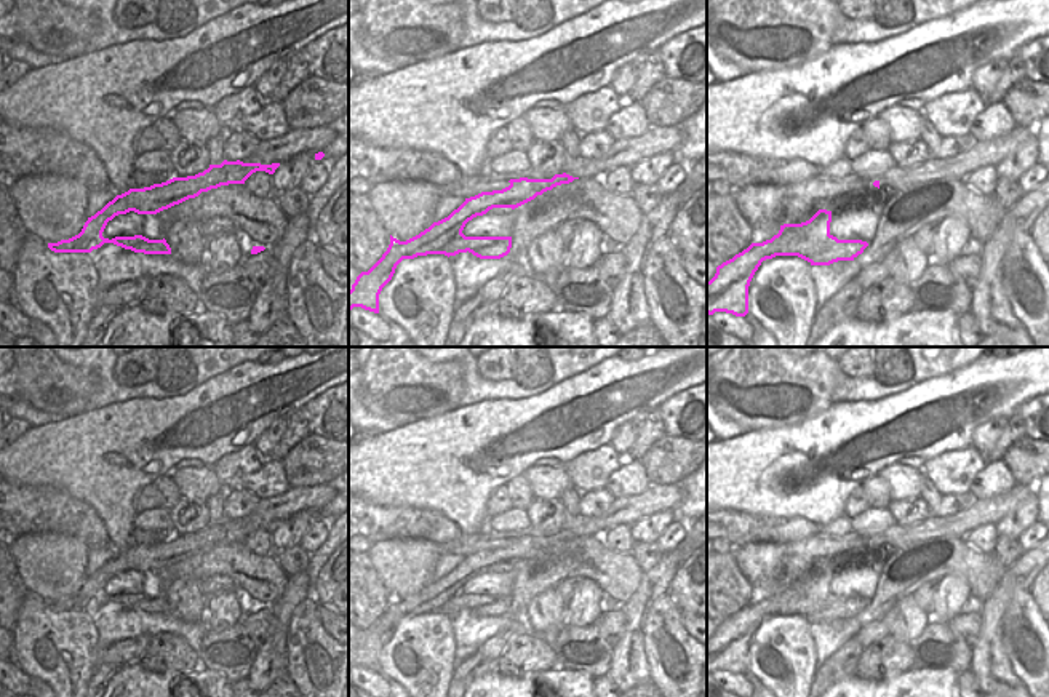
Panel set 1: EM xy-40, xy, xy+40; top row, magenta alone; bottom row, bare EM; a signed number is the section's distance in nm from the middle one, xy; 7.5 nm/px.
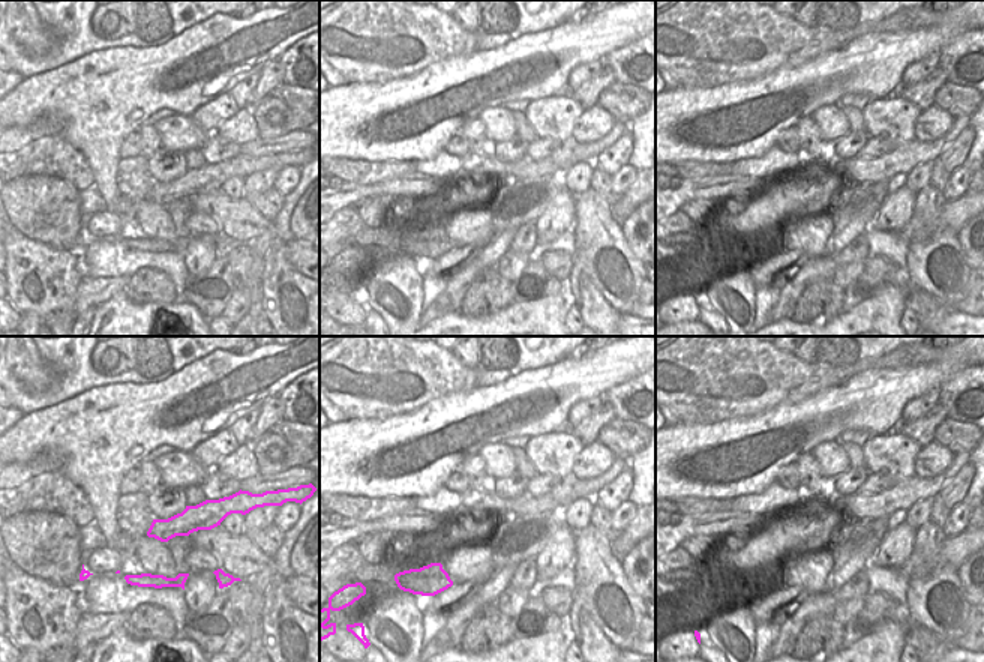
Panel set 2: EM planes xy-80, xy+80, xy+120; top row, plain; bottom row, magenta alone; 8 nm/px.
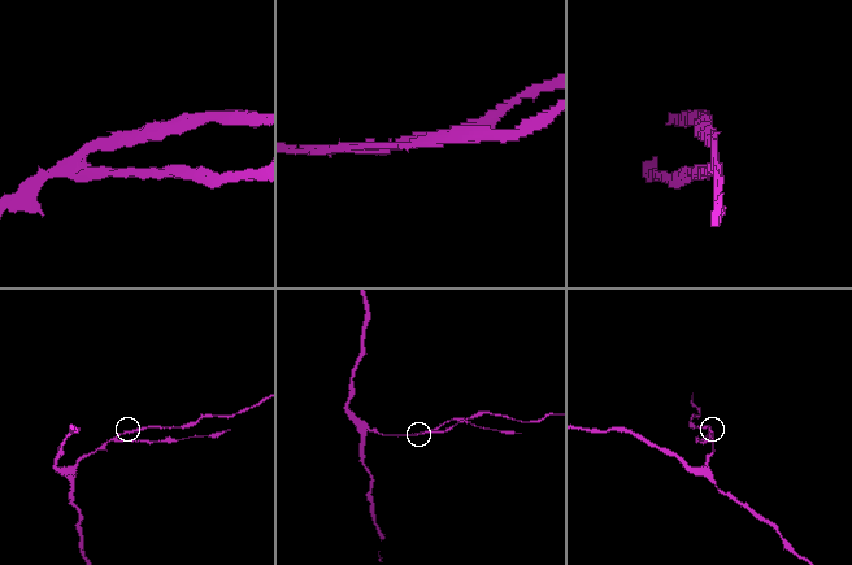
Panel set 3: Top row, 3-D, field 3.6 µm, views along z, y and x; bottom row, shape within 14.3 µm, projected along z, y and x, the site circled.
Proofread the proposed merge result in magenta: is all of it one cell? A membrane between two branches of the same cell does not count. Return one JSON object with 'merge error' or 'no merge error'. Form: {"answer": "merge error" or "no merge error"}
{"answer": "merge error"}

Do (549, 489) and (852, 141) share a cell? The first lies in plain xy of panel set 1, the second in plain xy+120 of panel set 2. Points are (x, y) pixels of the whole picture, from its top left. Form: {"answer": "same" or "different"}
{"answer": "different"}

